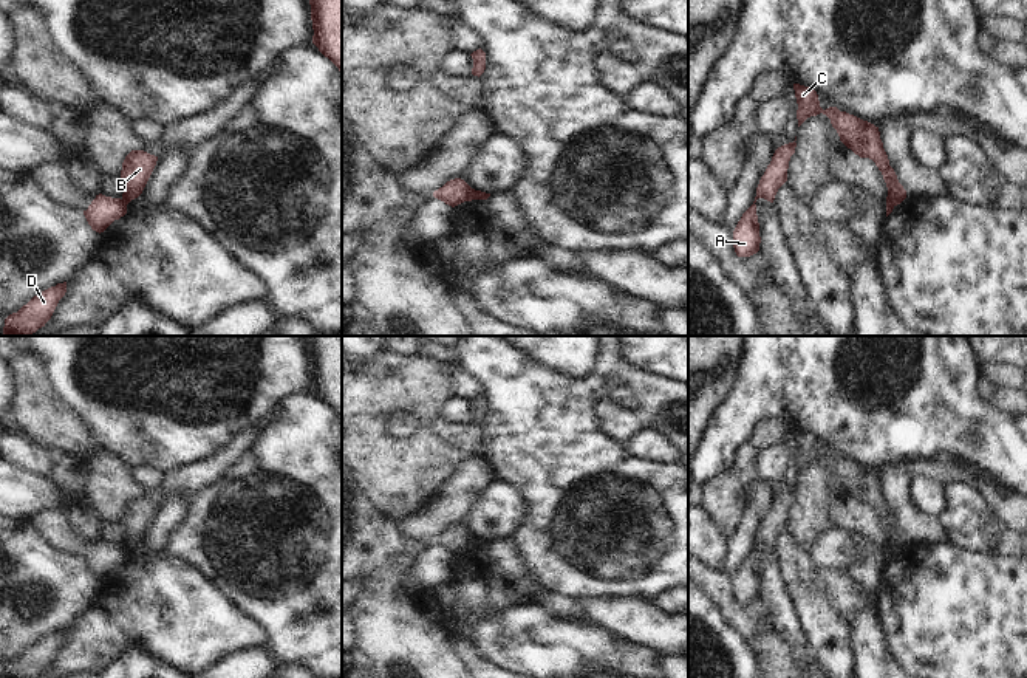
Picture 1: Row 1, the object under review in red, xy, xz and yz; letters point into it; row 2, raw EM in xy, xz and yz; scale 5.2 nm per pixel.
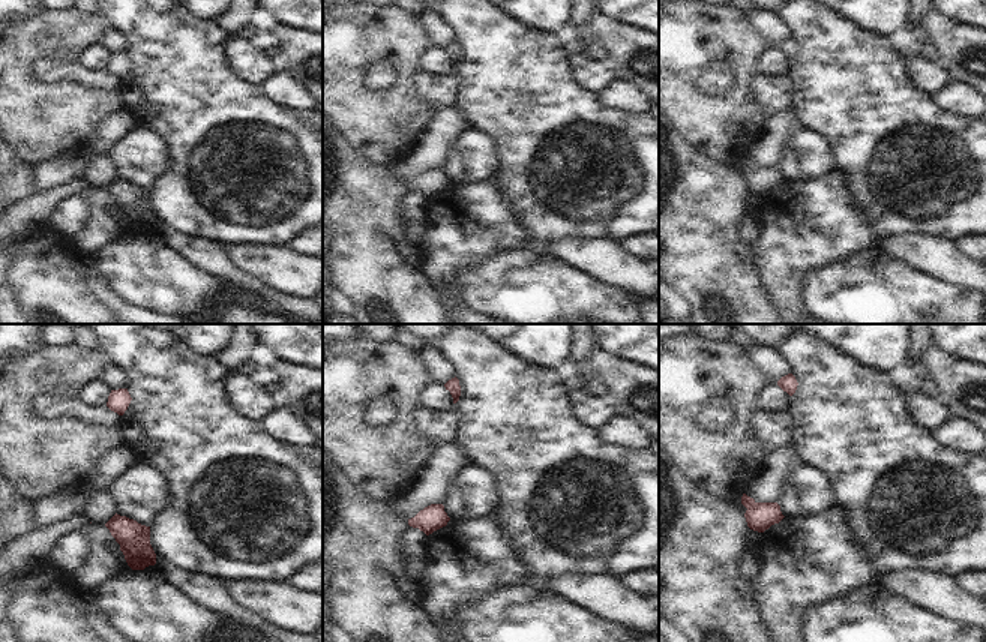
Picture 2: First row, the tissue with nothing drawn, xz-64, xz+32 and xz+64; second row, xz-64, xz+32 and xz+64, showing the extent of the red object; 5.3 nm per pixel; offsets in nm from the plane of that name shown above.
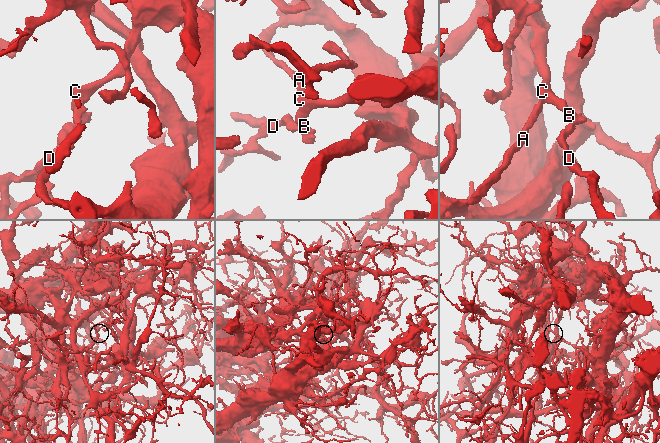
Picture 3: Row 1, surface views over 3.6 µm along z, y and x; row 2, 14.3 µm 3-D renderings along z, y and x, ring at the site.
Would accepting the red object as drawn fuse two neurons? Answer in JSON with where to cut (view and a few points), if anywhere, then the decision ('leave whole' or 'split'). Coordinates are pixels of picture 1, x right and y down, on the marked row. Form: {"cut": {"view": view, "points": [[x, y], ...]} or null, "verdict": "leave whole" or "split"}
{"cut": {"view": "xz", "points": [[472, 189], [467, 200]]}, "verdict": "split"}

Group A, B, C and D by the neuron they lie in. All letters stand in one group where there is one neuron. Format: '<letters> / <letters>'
A B C / D

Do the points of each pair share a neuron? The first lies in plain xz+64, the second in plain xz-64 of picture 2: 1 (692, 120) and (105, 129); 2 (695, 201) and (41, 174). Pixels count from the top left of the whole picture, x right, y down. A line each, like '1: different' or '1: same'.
1: different
2: different

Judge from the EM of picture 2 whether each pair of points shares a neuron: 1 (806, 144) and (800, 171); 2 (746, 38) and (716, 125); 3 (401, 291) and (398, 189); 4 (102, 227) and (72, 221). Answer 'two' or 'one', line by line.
1: one
2: one
3: one
4: two

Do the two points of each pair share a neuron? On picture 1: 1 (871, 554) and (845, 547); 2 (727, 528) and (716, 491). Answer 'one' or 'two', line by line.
1: two
2: one

